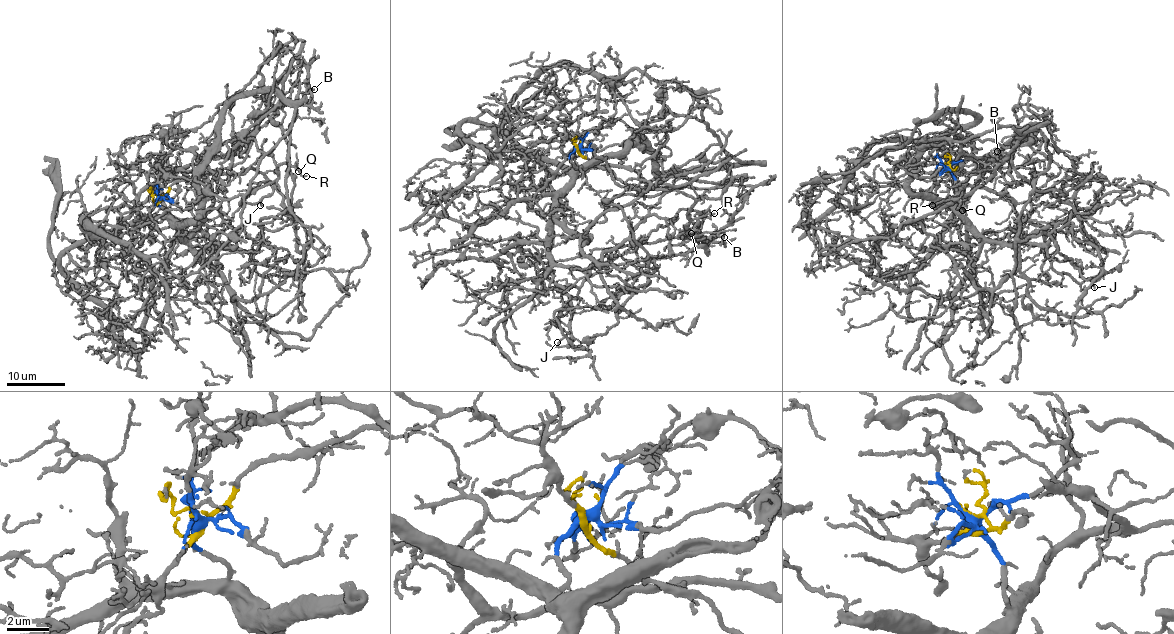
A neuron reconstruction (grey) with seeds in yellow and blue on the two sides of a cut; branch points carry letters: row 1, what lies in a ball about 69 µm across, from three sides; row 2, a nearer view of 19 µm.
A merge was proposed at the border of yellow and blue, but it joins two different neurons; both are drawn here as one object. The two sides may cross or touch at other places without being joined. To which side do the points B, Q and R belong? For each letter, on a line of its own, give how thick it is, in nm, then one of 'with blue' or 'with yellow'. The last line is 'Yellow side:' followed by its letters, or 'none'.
B: 150 nm thick; with yellow
Q: 80 nm thick; with yellow
R: 110 nm thick; with yellow
Yellow side: B, Q, R

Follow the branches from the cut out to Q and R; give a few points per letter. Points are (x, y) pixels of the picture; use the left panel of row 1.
Q: (157, 195), (244, 160), (272, 109), (309, 105), (303, 60), (288, 134), (299, 171)
R: (157, 195), (244, 160), (272, 109), (309, 105), (303, 60), (288, 138), (290, 163), (306, 176)

